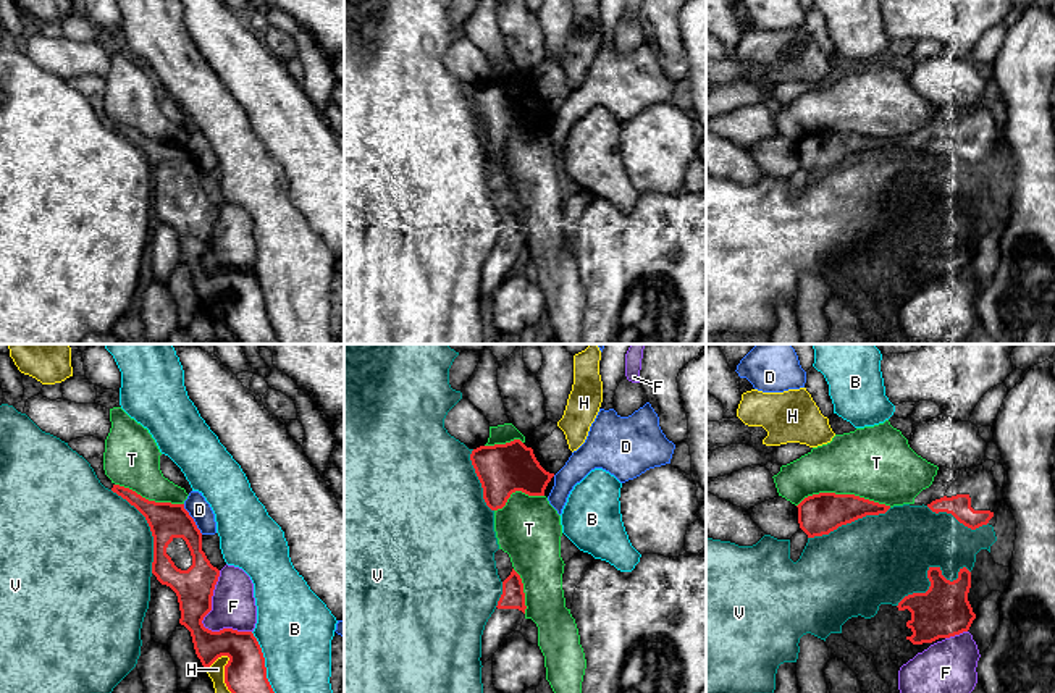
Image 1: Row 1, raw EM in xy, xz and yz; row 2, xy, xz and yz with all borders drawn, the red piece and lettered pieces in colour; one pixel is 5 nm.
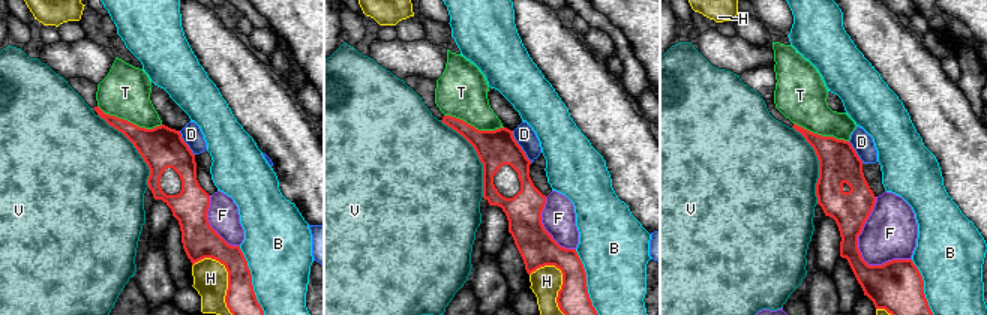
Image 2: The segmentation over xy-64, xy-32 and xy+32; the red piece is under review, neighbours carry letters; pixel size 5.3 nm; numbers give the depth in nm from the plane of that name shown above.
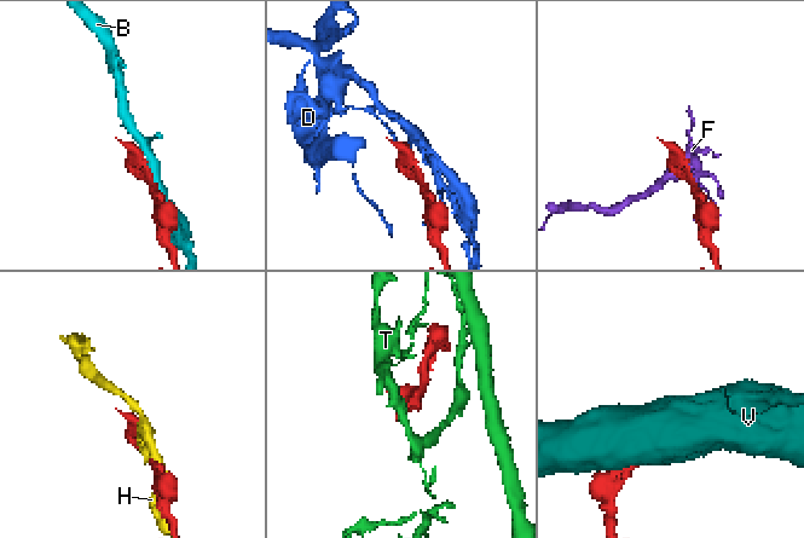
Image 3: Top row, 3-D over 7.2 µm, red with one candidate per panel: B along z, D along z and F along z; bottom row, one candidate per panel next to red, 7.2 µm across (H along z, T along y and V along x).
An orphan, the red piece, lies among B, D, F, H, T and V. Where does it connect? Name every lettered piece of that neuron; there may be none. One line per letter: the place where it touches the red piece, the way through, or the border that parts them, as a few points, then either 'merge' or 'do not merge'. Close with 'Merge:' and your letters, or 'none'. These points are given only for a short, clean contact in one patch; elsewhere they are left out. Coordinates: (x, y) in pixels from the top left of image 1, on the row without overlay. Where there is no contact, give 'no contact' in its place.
B: meets red in xy at (265, 307); do not merge
D: meets red in xy at (193, 157); border along xy (183, 142), (202, 172); do not merge
F: meets red in xy at (201, 260); do not merge
H: meets red in xy at (225, 317); do not merge
T: meets red in yz at (844, 133); do not merge
V: meets red in yz at (928, 210); do not merge
Merge: none

